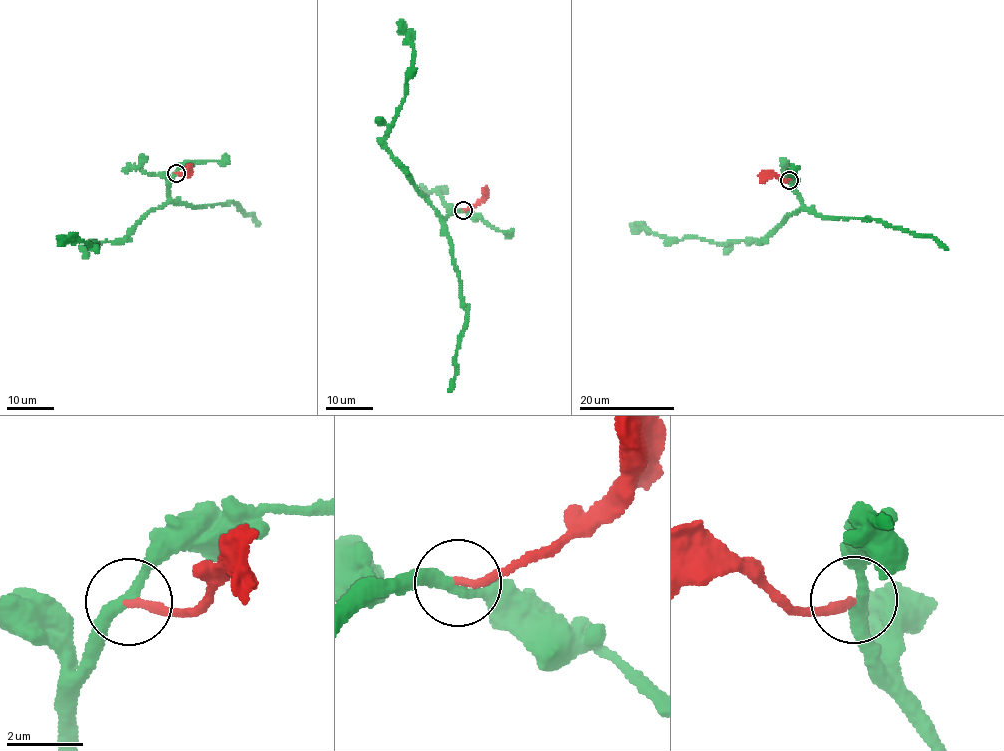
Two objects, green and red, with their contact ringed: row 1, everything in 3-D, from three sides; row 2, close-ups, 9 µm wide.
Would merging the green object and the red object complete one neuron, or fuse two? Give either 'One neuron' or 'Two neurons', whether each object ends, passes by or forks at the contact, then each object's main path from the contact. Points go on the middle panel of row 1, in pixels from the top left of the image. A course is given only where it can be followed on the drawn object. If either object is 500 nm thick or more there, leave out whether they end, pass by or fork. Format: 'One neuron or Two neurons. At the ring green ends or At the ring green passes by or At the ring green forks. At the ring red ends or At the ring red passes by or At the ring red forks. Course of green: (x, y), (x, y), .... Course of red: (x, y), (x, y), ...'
One neuron. At the ring green passes by. At the ring red ends. Course of green: (463, 210), (455, 210), (442, 221), (383, 141), (404, 97), (407, 70), (412, 62), (412, 45), (401, 20). Course of red: (463, 210), (468, 210), (480, 200), (487, 186)

